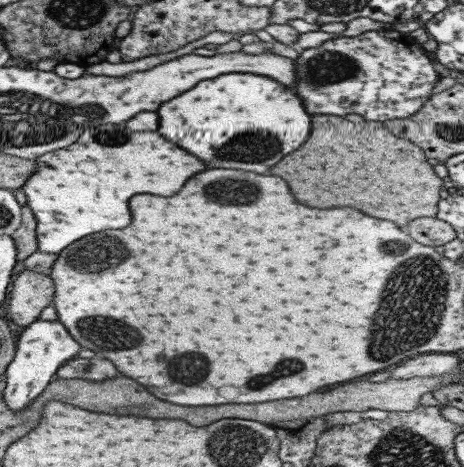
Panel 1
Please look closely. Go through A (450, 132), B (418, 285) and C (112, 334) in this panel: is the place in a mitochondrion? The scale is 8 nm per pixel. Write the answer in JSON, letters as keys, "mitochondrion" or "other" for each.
{"A":"mitochondrion","B":"mitochondrion","C":"mitochondrion"}

